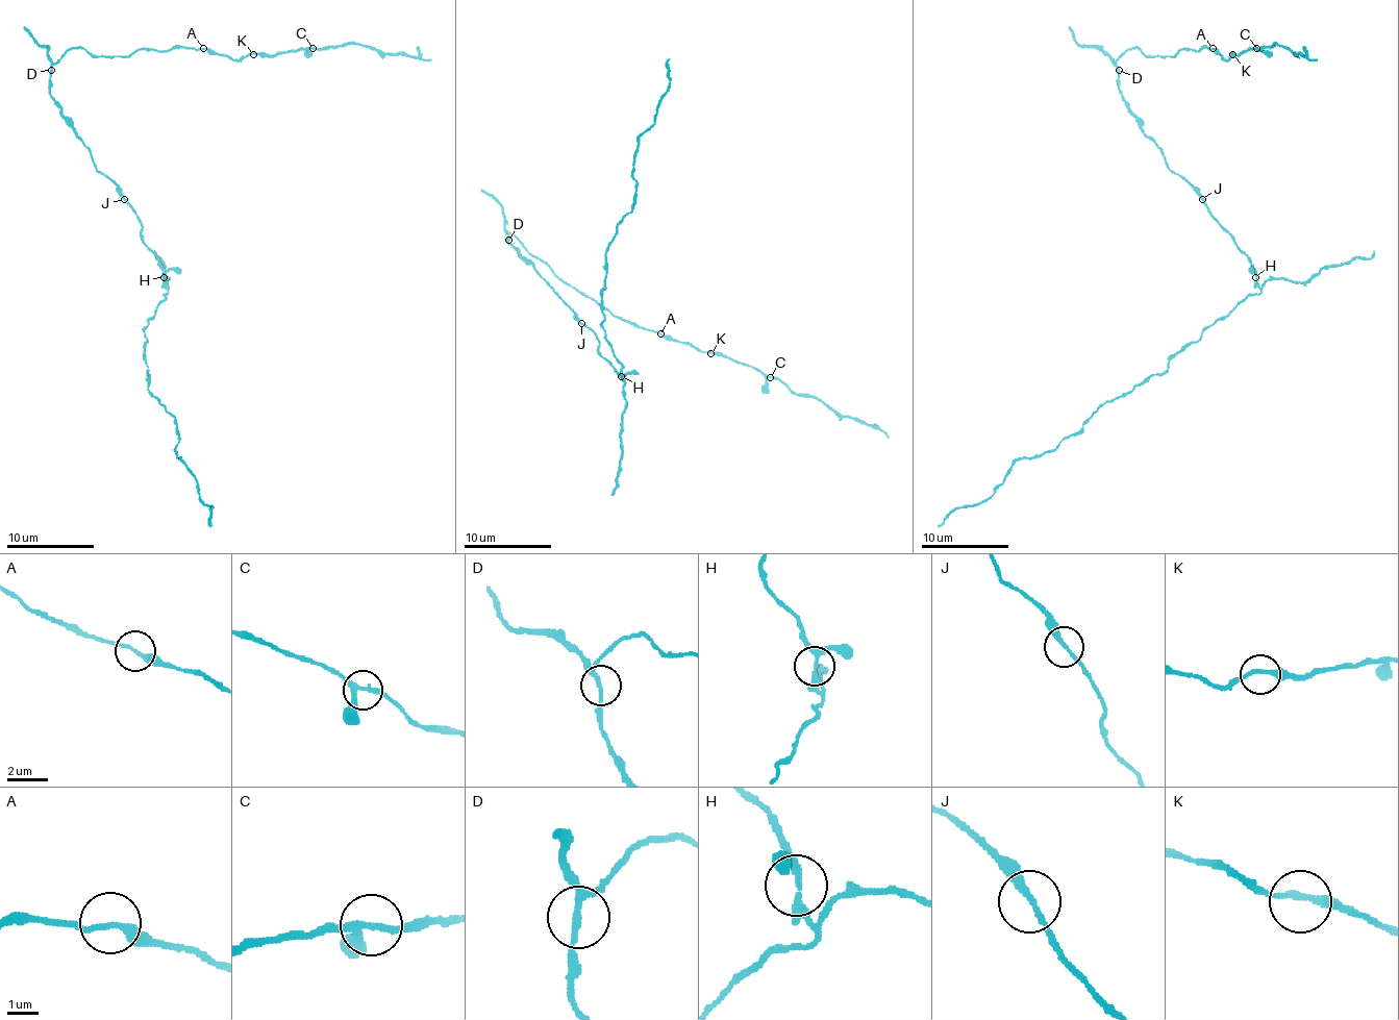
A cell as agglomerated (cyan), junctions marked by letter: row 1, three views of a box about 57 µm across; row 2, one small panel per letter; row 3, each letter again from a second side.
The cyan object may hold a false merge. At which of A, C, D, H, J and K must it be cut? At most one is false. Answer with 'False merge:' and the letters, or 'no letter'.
False merge: H

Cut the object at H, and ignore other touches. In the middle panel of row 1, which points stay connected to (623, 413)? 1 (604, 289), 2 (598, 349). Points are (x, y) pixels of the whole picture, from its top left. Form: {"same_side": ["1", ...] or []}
{"same_side": ["1"]}

